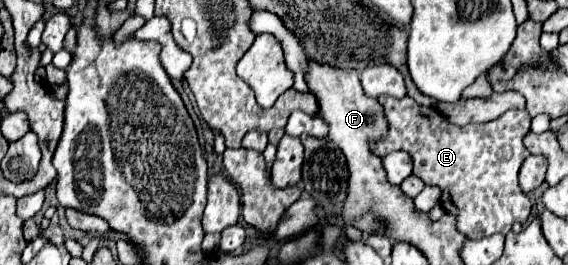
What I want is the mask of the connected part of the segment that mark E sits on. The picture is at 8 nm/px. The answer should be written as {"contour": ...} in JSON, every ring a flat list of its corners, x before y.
{"contour":[[381,96,379,100,385,110,385,118,389,122,389,136,373,144,373,152,377,156,387,156,395,150,405,150,413,158,413,174,419,176,425,184,435,184,443,190,441,206,457,216,457,228,471,240,481,240,489,234,507,234,511,232,513,222,527,222,531,214,531,200,521,192,517,182,517,172,529,156,529,150,523,144,523,138,529,132,531,116,525,110,507,110,499,118,483,124,467,124,465,128,451,124,437,108,419,106,409,96,401,100,393,100,389,96]]}

